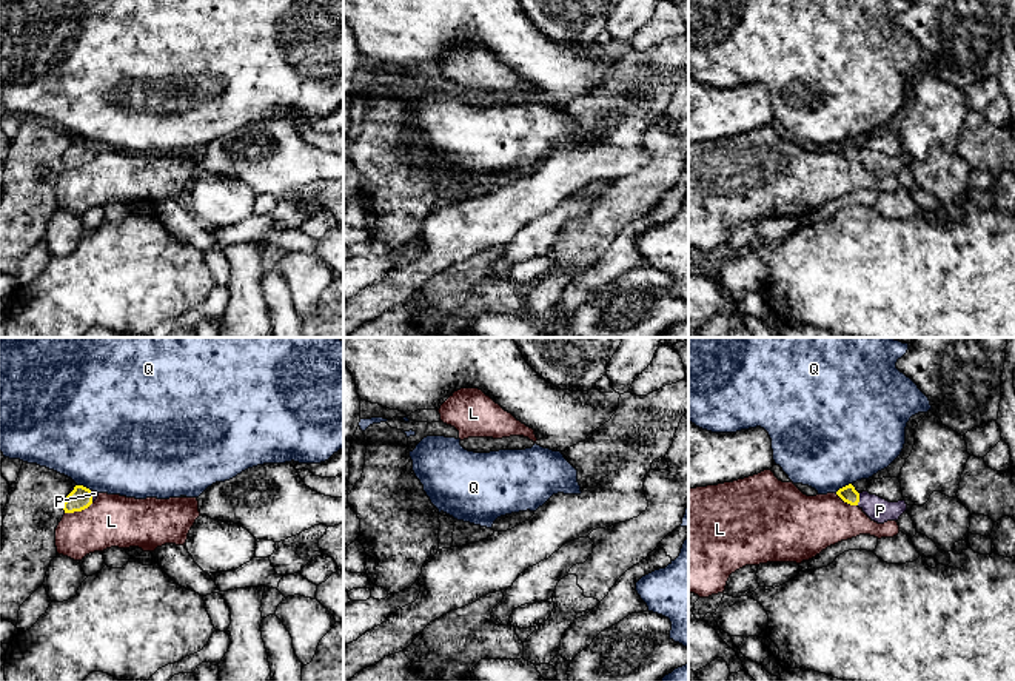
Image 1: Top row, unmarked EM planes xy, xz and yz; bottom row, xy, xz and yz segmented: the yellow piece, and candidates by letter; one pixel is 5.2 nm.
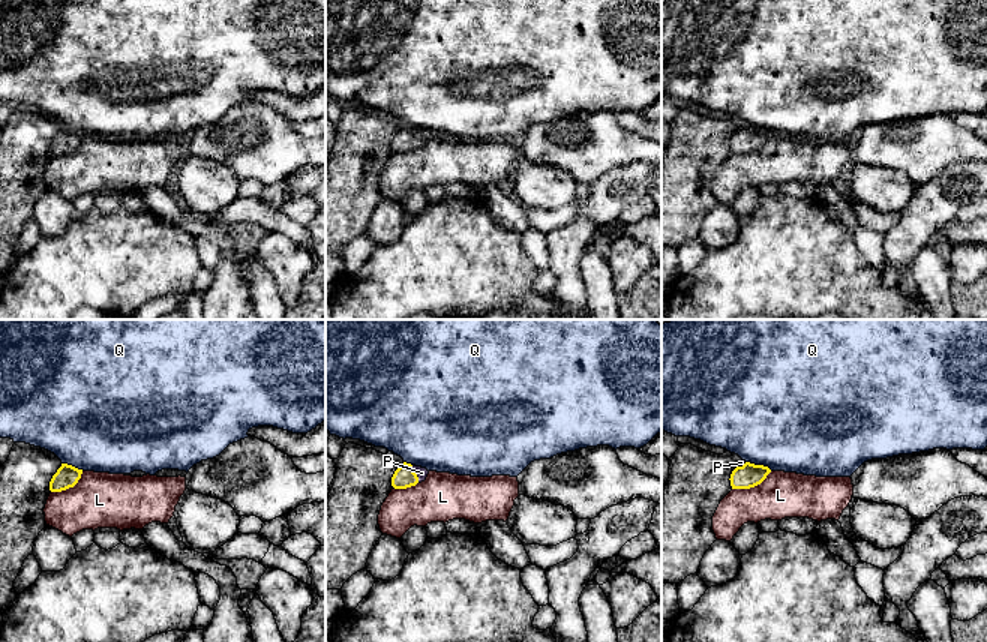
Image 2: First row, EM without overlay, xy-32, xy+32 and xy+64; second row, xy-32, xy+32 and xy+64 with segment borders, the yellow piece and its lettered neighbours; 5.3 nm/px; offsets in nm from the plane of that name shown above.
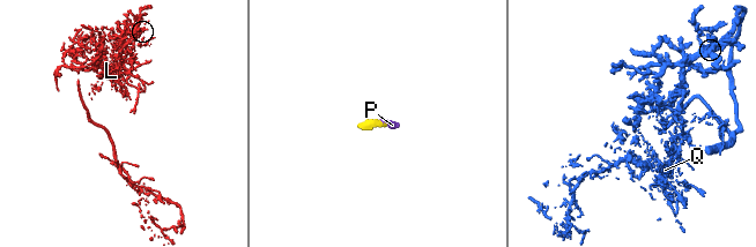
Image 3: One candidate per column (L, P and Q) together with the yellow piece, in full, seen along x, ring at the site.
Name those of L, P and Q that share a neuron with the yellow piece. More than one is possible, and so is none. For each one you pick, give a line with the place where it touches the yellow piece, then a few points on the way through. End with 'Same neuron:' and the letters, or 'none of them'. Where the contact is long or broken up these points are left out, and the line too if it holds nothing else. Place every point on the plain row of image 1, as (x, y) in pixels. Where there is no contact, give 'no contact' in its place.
P: contact yz (858, 154); way yz (847, 148), (858, 154), (880, 165)
Same neuron: P

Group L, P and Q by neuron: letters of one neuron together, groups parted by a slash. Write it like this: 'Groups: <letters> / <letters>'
Groups: L / P / Q

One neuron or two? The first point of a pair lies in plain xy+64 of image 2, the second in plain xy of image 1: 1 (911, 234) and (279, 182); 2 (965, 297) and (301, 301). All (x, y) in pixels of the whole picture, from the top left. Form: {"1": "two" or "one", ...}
{"1": "two", "2": "two"}

